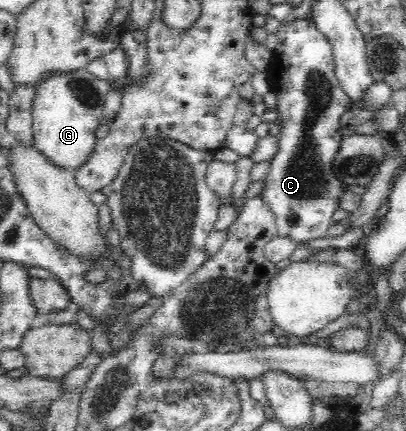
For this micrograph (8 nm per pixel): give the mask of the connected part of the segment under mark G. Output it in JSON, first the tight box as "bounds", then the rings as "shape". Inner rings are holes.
{"bounds":[33,69,110,173],"shape":[[[86,69],[54,76],[36,88],[33,146],[57,170],[76,173],[95,154],[99,142],[96,130],[104,117],[104,102],[109,88],[110,80],[99,79]]]}

